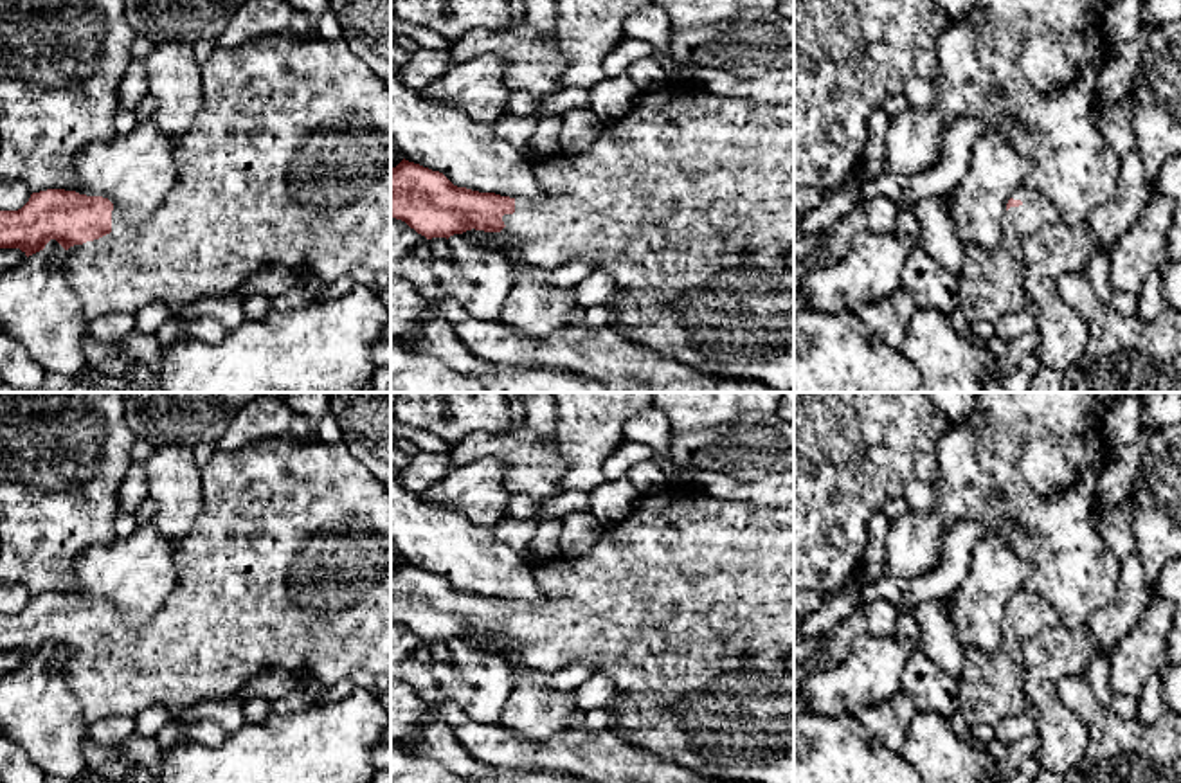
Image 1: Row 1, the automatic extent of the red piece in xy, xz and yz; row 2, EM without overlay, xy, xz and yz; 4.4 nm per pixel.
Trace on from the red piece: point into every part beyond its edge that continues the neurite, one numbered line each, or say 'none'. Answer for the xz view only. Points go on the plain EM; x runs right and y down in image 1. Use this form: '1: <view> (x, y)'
1: xz (686, 605)

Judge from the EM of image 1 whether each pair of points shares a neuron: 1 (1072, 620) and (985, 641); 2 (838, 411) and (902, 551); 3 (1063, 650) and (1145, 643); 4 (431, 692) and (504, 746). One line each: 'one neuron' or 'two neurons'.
1: two neurons
2: two neurons
3: two neurons
4: two neurons

